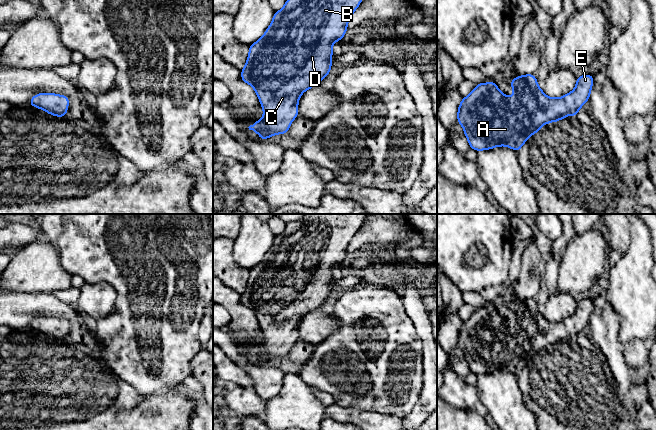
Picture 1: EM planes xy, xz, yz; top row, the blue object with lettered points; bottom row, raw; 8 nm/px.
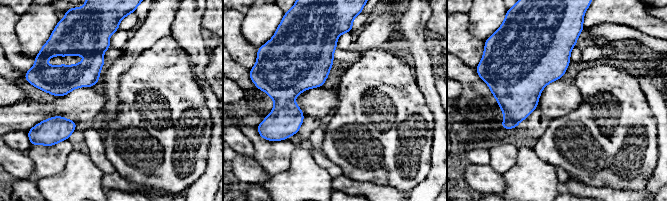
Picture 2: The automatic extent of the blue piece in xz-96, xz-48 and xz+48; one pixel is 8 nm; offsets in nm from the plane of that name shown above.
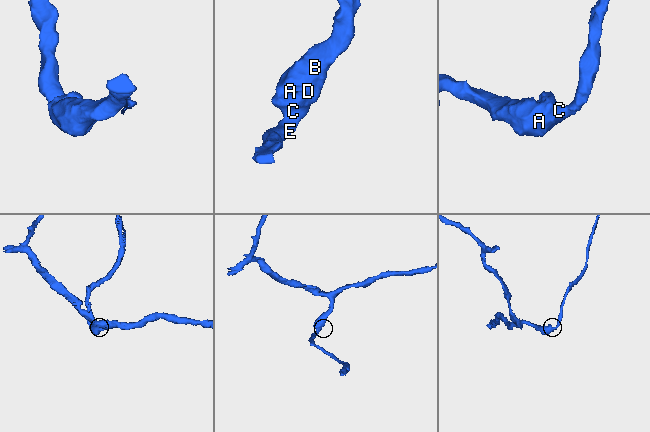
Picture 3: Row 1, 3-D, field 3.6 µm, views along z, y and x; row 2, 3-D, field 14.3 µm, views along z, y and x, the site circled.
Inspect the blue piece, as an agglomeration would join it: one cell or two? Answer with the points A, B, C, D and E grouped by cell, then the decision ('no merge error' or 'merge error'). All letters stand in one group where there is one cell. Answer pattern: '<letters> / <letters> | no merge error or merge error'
A B C D E | no merge error

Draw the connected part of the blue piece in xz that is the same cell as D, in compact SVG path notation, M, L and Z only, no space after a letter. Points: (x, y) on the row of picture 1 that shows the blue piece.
M286 0L284 7L276 11L264 35L249 46L245 67L241 70L241 80L251 85L263 107L264 119L250 125L249 130L267 140L272 135L288 133L291 122L299 115L298 101L307 89L319 85L330 73L333 61L332 44L341 41L347 31L349 19L362 0Z

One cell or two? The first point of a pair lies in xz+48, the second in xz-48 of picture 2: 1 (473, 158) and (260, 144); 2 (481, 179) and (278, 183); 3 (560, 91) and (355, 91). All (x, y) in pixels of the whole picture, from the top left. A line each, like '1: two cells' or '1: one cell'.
1: two cells
2: two cells
3: two cells

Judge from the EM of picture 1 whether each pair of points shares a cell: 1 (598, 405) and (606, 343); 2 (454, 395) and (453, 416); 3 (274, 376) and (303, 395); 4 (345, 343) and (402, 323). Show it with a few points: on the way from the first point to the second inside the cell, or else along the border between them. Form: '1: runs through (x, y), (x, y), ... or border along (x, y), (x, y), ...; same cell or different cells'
1: border along (591, 340), (599, 348), (605, 359); different cells
2: border along (447, 402), (458, 408), (474, 410); different cells
3: border along (285, 374), (281, 390), (268, 400); different cells
4: runs through (359, 338), (382, 338), (388, 334); same cell

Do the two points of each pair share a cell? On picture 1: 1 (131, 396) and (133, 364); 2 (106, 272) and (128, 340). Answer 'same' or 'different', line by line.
1: different
2: same

